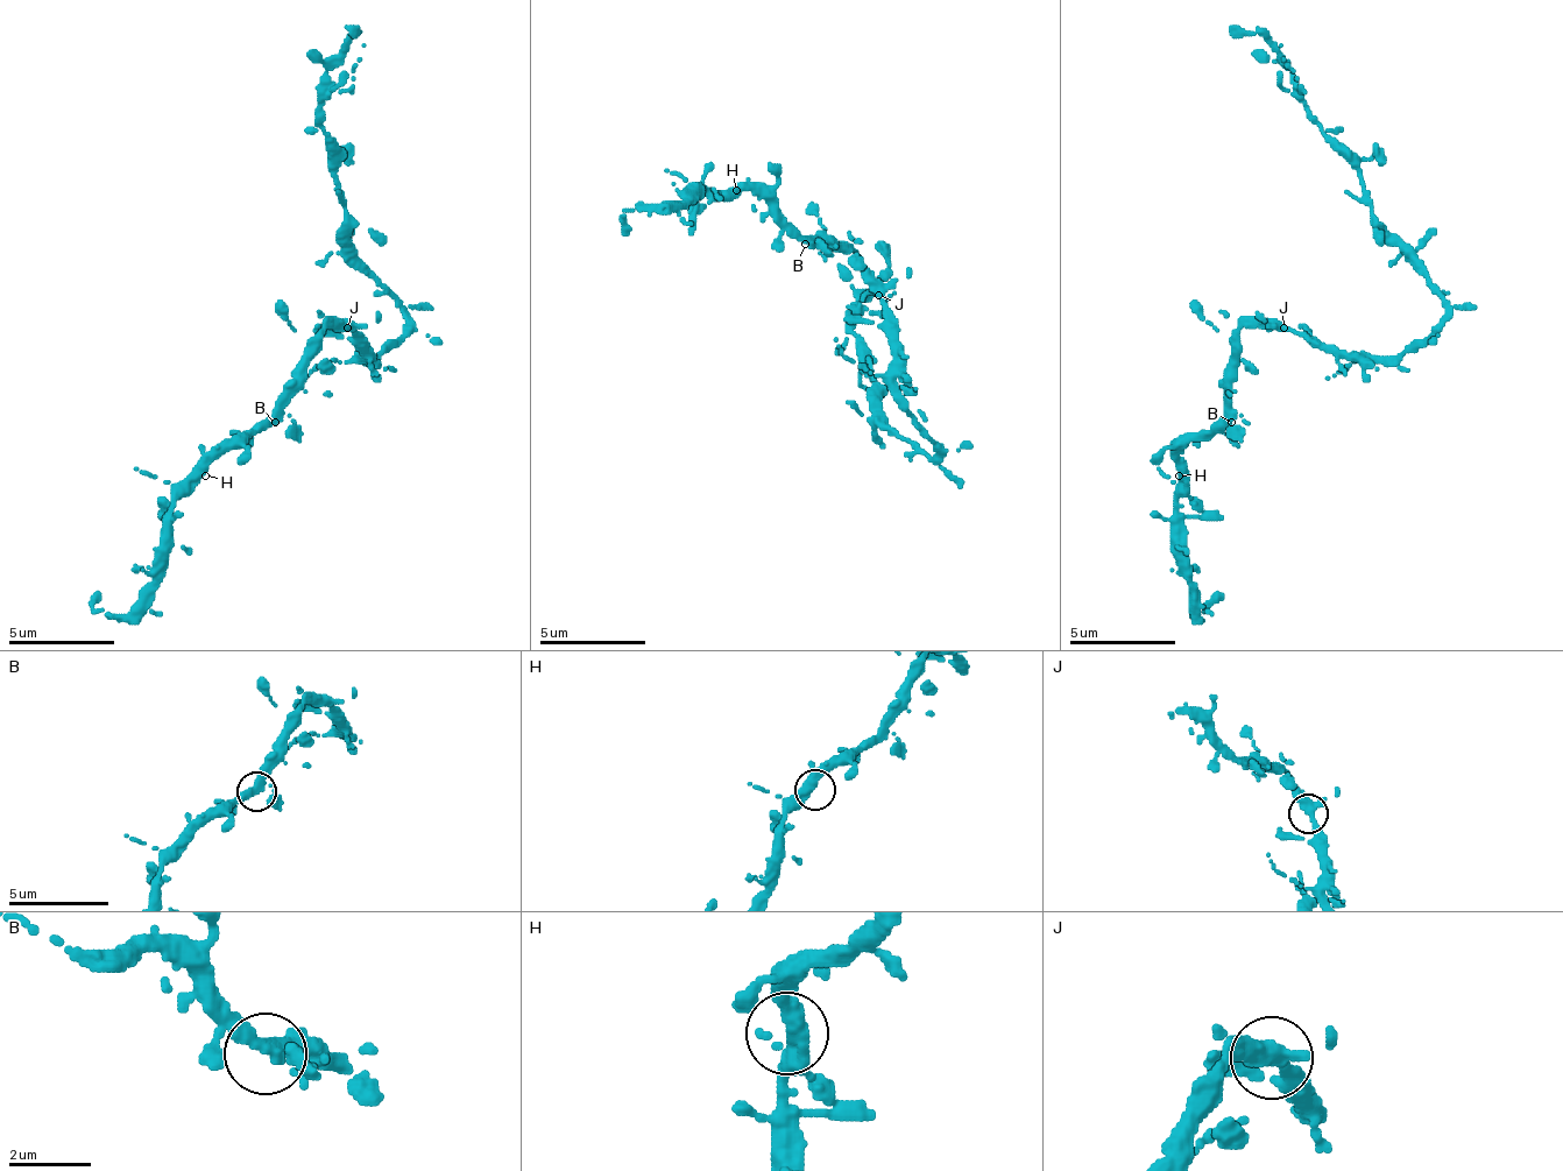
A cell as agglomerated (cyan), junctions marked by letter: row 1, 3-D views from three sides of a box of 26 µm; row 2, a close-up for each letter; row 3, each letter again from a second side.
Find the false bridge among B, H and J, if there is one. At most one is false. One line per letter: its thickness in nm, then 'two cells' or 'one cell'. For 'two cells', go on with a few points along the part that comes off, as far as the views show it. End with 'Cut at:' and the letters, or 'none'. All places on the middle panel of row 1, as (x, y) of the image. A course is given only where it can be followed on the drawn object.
B: 360 nm thick; one cell
H: 360 nm thick; one cell
J: 400 nm thick; one cell
Cut at: none

